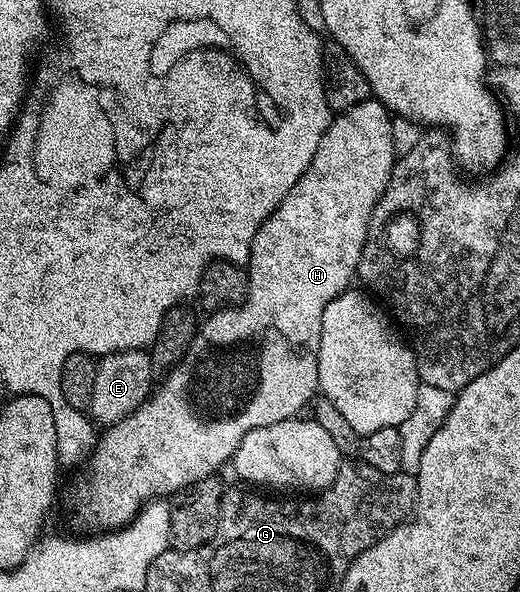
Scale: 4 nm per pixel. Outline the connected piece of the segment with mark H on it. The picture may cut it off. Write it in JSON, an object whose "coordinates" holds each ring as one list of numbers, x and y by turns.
{"coordinates":[[368,99,352,106,348,110,337,113,331,119,326,128,326,132,320,138,320,146,316,146,316,154,304,170,300,182,292,186,292,190,280,202,280,206,270,217,263,222,256,230,256,238,252,238,250,247,250,263,248,265,248,275,250,286,246,290,246,299,240,304,220,308,209,313,210,316,201,321,194,336,193,344,187,349,182,359,178,361,165,375,161,377,162,385,155,387,147,396,145,402,139,405,134,412,128,414,120,422,109,425,97,437,97,444,85,461,84,469,86,473,79,478,74,494,74,506,77,516,87,524,90,530,109,530,118,529,126,526,143,505,155,498,166,498,171,494,177,494,189,484,194,484,198,480,203,480,206,476,215,475,222,463,229,461,234,452,240,446,240,442,246,434,253,428,260,426,272,426,281,420,293,420,299,415,302,407,309,405,315,399,319,391,318,386,318,351,320,350,320,330,322,329,322,319,324,318,324,306,332,302,340,293,347,291,351,287,350,283,355,283,358,275,358,263,360,262,362,251,371,235,372,229,370,219,376,210,376,202,384,194,388,186,388,178,394,169,396,151,394,152,394,124,392,114,384,107,379,100]]}

